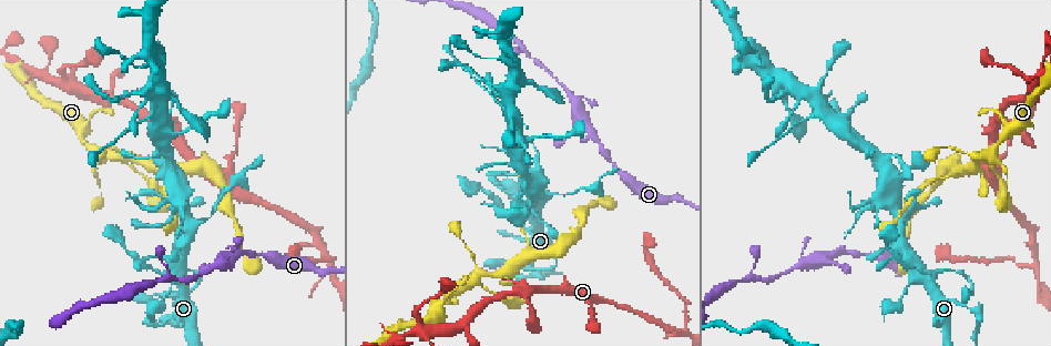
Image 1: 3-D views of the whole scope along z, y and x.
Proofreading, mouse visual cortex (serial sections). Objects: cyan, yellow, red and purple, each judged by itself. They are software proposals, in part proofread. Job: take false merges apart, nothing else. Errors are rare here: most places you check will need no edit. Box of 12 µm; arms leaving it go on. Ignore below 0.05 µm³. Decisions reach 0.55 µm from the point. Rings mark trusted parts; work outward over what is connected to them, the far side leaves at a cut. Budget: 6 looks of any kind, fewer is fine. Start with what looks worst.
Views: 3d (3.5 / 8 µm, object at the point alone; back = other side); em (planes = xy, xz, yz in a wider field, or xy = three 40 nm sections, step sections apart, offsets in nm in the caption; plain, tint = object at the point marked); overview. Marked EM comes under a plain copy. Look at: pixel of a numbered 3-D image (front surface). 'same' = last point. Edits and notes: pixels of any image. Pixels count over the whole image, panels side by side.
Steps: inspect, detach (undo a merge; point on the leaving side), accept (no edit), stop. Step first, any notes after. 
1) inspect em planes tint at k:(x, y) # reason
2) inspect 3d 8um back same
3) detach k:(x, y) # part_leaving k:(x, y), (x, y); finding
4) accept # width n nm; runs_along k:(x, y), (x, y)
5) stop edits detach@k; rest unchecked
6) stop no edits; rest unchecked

inspect 3d 3.5um at 1:(145, 118) # sudden change in width

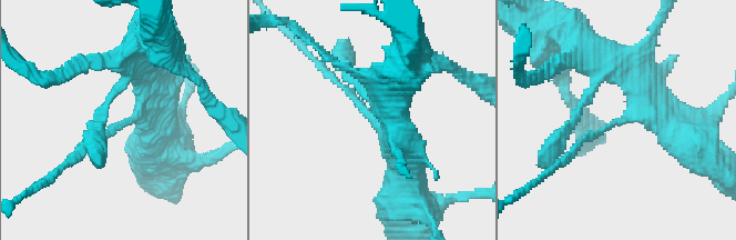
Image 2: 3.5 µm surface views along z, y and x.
inspect em xy step 1 tint at 2:(123, 119) # arm_widths 100, 300 nm

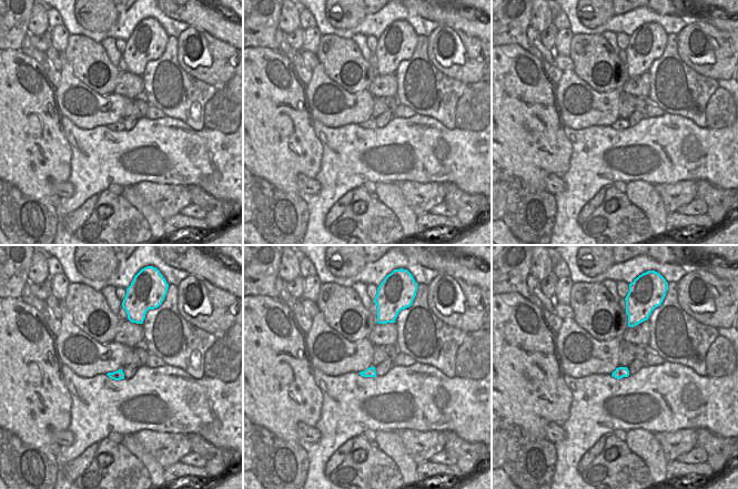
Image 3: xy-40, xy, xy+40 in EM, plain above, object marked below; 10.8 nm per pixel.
accept # runs_along 2:(408, 174), (387, 132), (326, 72); one cell here

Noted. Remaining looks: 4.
inspect 3d 8um at 1:(535, 276) # abrupt turn

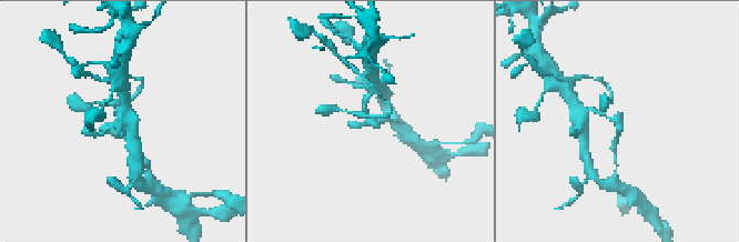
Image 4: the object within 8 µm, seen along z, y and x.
inspect 3d 3.5um at 4:(369, 125) # closer look

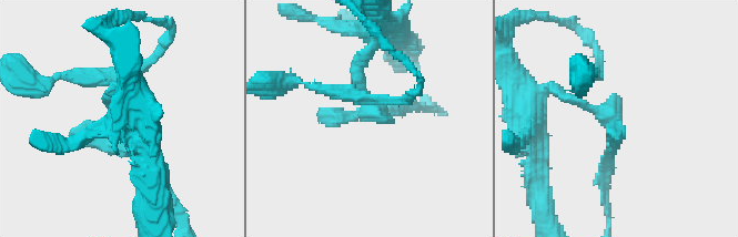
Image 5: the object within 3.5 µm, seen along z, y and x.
accept # runs_along 5:(562, 95), (605, 113), (618, 146); one cell here

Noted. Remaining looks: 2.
inspect 3d 3.5um at 1:(212, 213) # narrows sharply

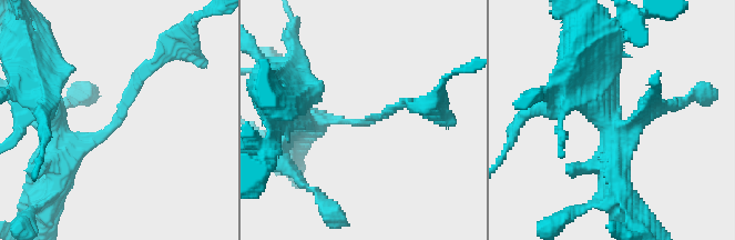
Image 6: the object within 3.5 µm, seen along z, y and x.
inspect em xy step 5 tint at 6:(123, 120) # arm_widths 150, 200 nm

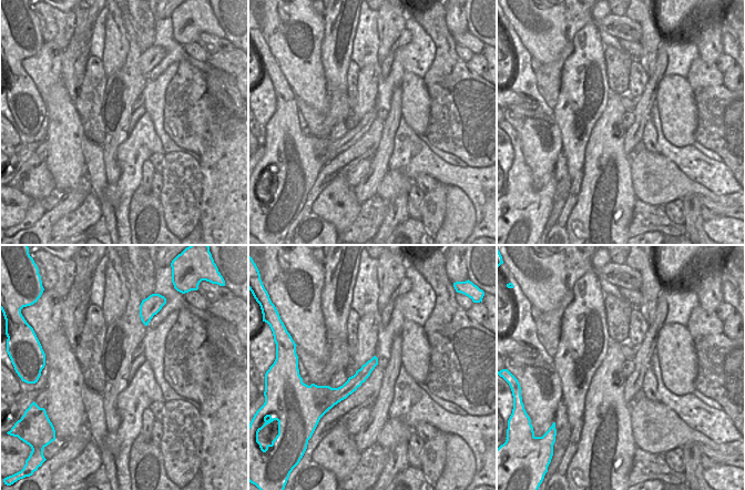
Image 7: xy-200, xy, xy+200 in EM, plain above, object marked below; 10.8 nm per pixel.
accept # runs_along 7:(375, 360), (344, 391), (332, 394); continuous, no second cell

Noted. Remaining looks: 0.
stop no edits; rest unchecked

